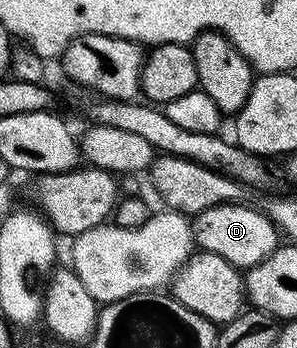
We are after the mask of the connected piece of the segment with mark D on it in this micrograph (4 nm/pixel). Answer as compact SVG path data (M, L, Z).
M223 203L196 215L193 222L196 245L208 254L229 260L238 270L248 270L269 255L281 244L278 227L268 220L258 207L246 203Z

